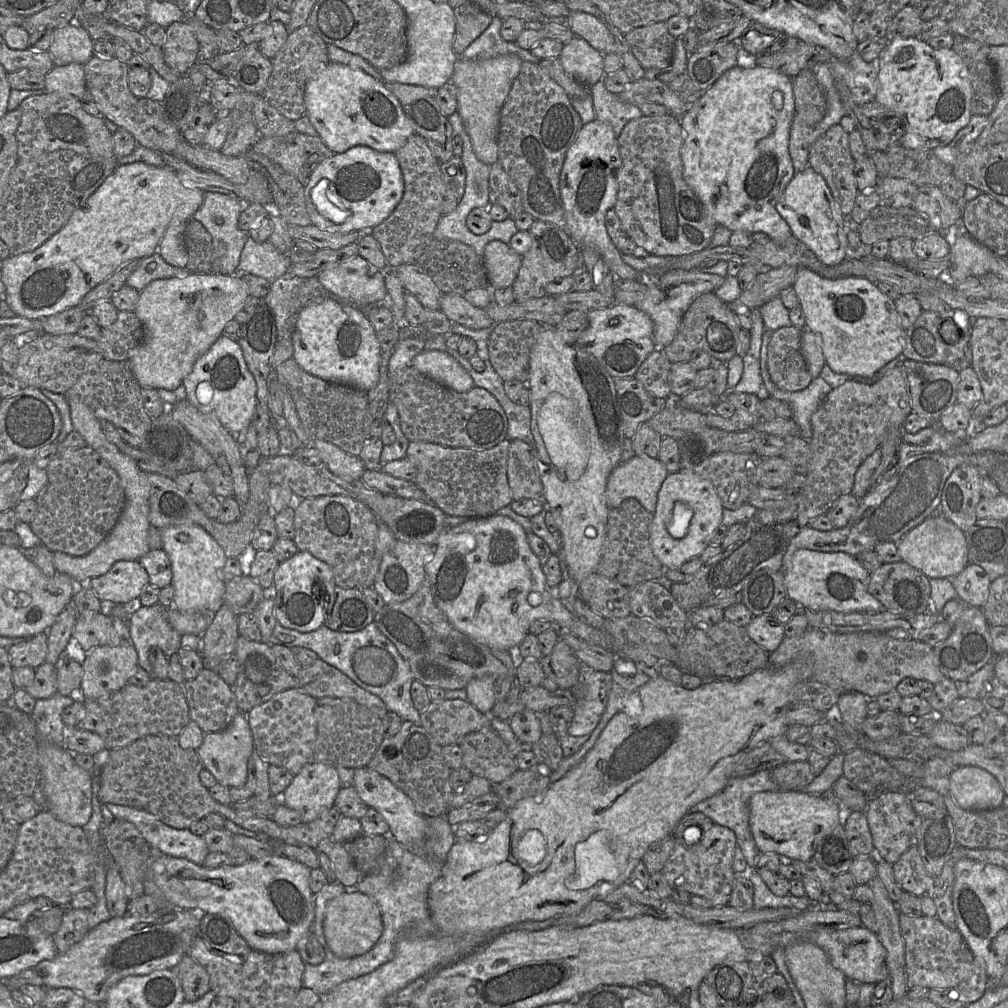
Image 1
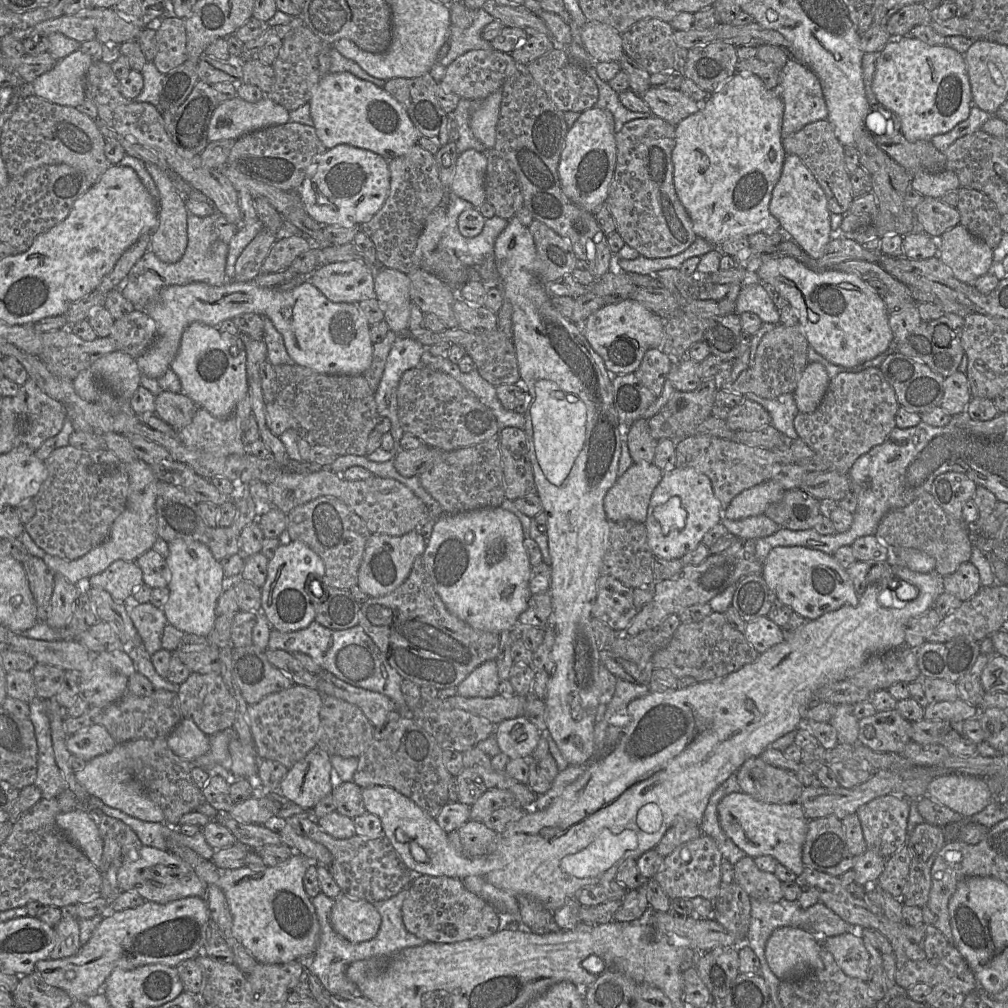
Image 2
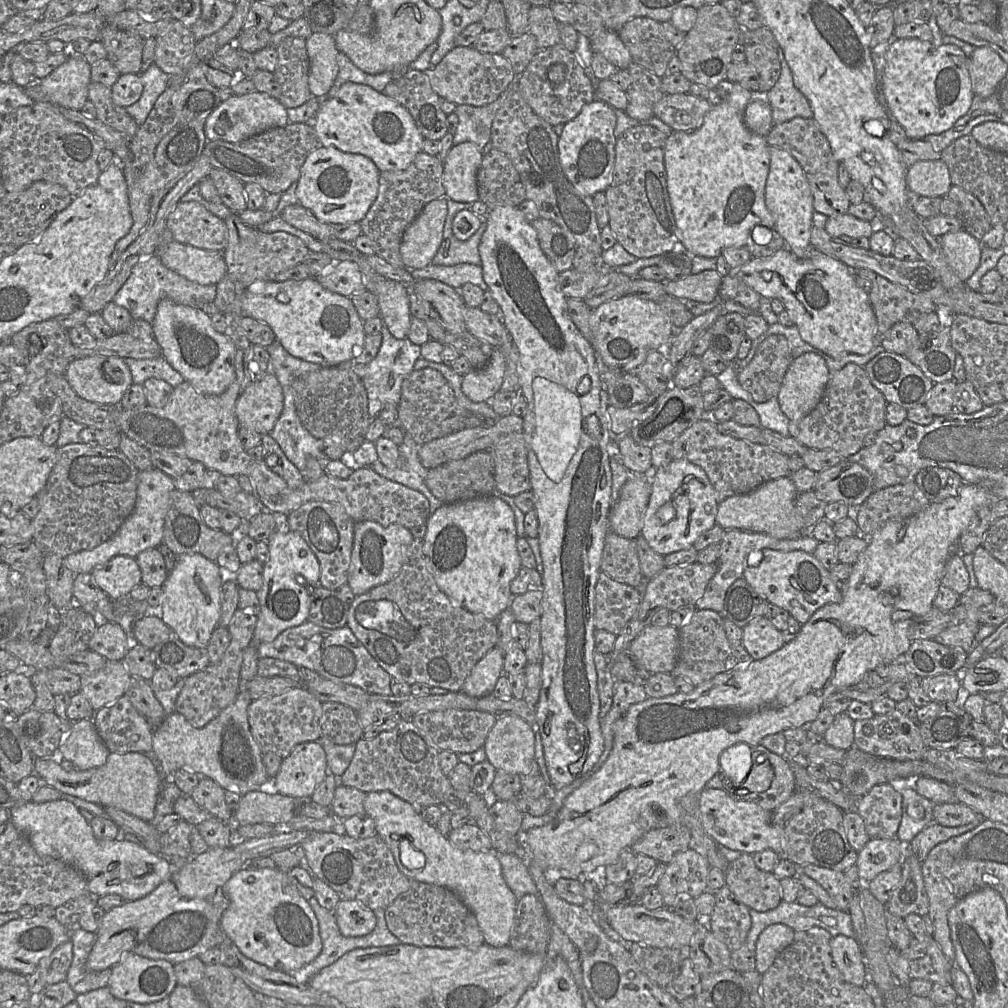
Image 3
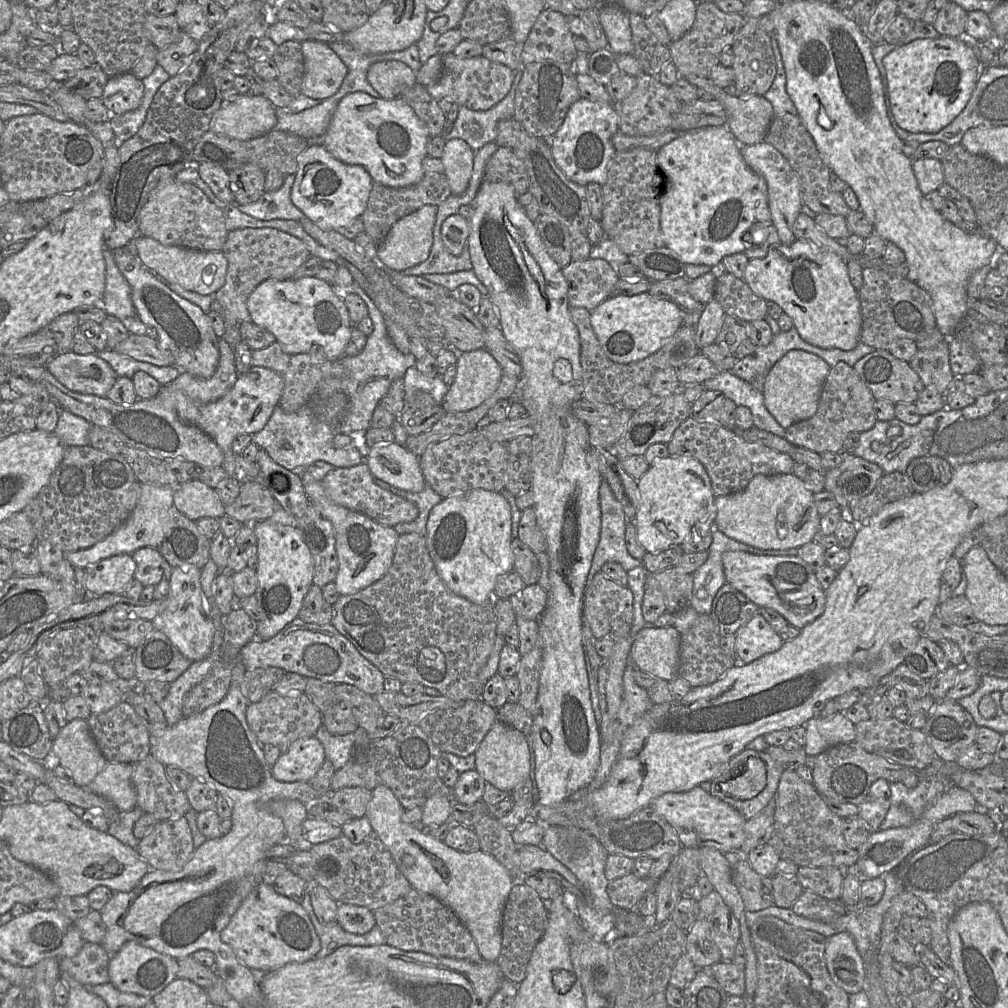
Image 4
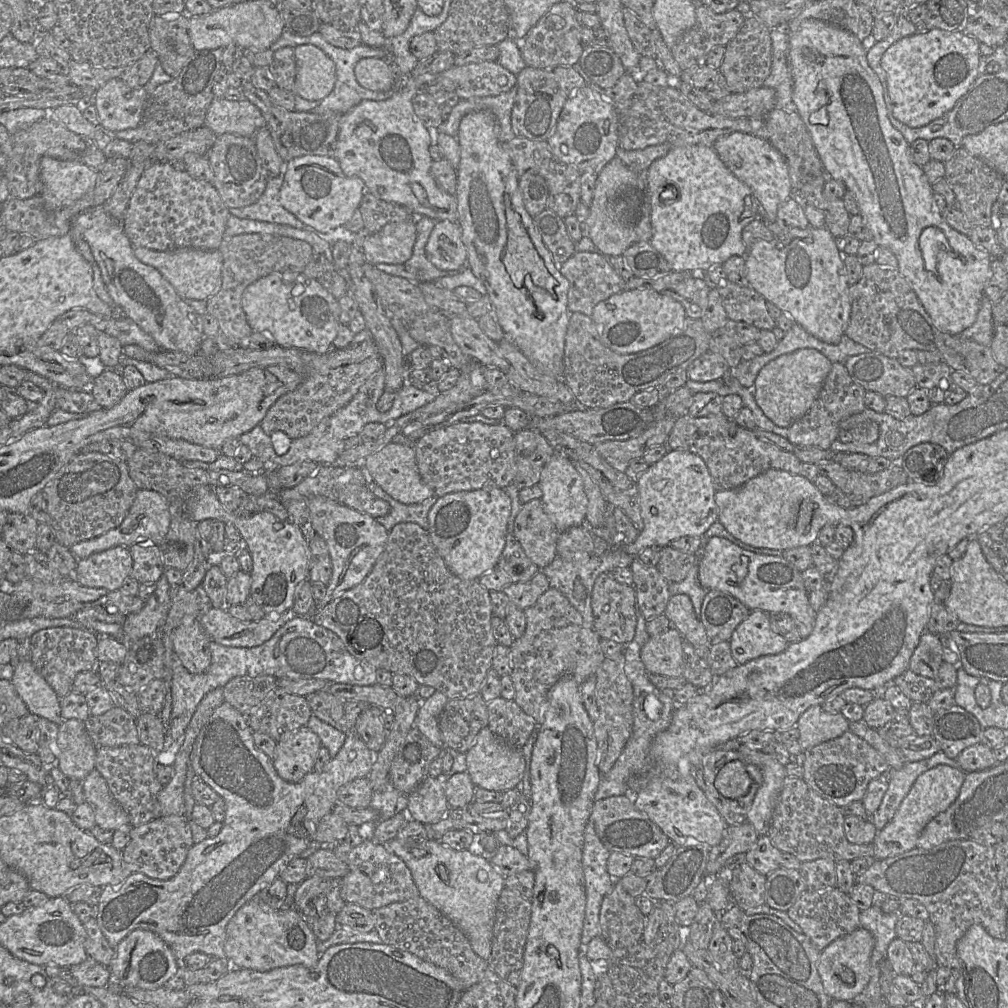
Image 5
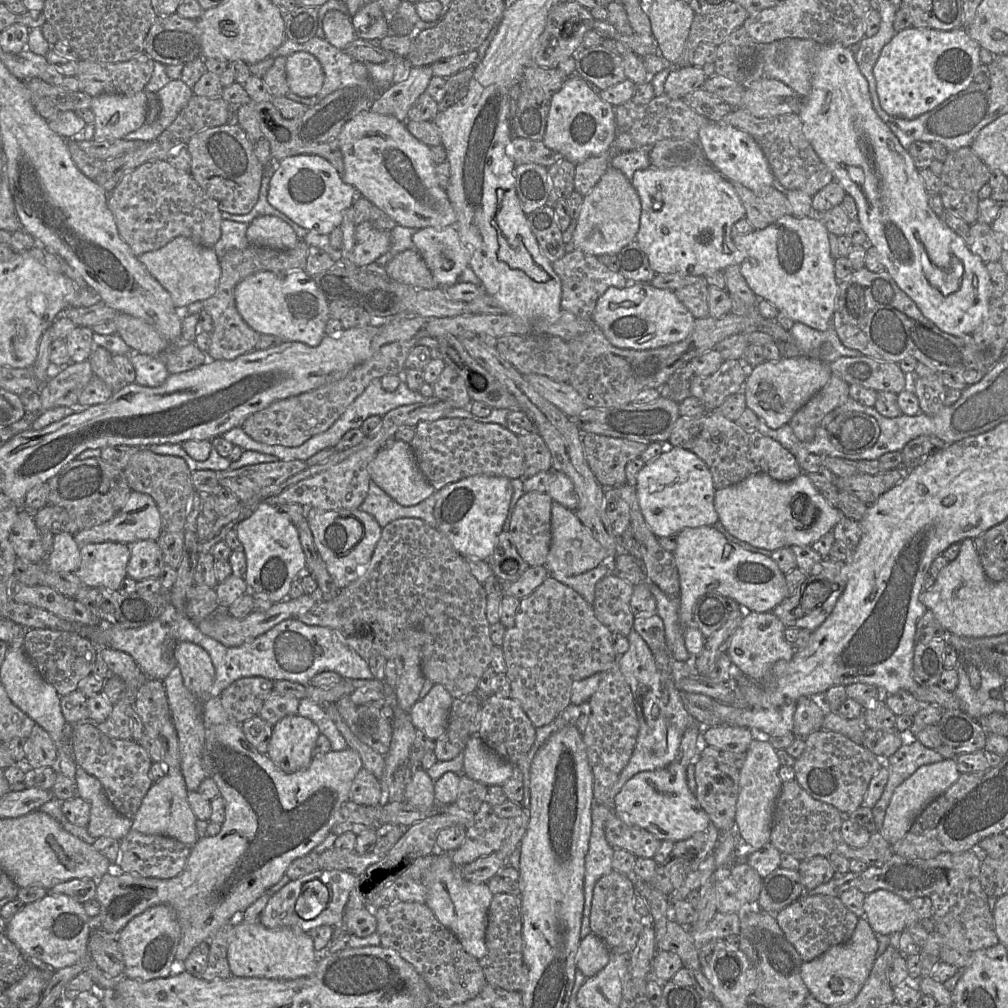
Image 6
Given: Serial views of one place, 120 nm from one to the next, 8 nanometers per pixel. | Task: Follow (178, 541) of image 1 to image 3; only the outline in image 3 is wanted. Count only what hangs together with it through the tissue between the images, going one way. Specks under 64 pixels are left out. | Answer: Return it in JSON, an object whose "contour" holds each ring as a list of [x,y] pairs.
{"contour":[[[199,553],[177,556],[175,566],[168,573],[162,586],[162,601],[160,607],[155,610],[156,615],[171,631],[176,633],[184,644],[197,648],[206,648],[213,630],[219,625],[222,583],[220,567],[215,561],[211,561]]]}

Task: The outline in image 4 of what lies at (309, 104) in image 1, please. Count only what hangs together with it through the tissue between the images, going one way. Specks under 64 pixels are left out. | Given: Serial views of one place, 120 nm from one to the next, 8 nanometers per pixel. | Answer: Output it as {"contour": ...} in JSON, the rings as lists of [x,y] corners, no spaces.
{"contour":[[[354,92],[340,100],[322,144],[340,161],[363,166],[374,181],[402,188],[422,179],[423,161],[428,156],[430,139],[426,125],[402,97],[386,100],[365,92]]]}

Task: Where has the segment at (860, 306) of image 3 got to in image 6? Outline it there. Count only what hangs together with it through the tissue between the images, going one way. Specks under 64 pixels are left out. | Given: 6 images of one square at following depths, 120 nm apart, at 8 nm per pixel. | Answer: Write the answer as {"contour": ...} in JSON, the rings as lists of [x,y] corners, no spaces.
{"contour":[[[786,215],[762,230],[750,234],[734,234],[735,246],[743,253],[740,264],[741,273],[753,293],[760,299],[767,300],[779,311],[783,311],[794,322],[800,322],[818,331],[825,331],[832,326],[838,285],[834,274],[834,260],[830,255],[828,230],[816,216],[797,218]]]}

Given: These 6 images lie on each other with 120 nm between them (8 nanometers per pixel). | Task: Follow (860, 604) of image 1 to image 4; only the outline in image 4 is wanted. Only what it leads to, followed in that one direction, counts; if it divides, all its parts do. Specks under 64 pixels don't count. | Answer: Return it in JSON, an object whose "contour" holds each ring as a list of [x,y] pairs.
{"contour":[[[727,551],[722,555],[726,583],[744,594],[759,608],[771,608],[788,623],[801,630],[825,609],[825,591],[815,571],[798,556],[755,555],[744,551]]]}

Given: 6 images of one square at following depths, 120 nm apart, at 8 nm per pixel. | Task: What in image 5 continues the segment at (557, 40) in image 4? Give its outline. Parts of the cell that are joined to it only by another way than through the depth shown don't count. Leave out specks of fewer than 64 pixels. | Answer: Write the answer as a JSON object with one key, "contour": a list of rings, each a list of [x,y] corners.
{"contour":[[[572,1],[554,4],[529,30],[519,43],[522,58],[527,66],[554,69],[557,66],[573,66],[578,63],[584,46],[580,39],[583,25],[577,20],[578,8]]]}

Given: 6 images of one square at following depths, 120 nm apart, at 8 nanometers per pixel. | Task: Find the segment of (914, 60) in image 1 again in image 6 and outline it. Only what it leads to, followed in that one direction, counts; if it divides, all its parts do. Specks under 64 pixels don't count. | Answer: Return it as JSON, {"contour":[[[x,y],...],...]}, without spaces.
{"contour":[[[910,27],[896,33],[883,47],[873,68],[882,109],[890,116],[908,120],[933,110],[951,96],[967,89],[974,82],[975,73],[982,64],[980,49],[980,45],[969,37],[964,28],[940,31],[932,28]]]}

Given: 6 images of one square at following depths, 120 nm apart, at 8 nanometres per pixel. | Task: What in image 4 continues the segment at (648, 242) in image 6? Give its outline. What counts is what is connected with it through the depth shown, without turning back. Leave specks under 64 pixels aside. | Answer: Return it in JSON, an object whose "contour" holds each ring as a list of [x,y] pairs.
{"contour":[[[723,125],[681,133],[657,151],[657,163],[668,181],[667,193],[659,199],[665,247],[673,251],[685,265],[713,267],[728,255],[743,253],[749,246],[747,238],[751,236],[752,229],[771,224],[766,182],[746,165],[740,148],[730,130]]]}

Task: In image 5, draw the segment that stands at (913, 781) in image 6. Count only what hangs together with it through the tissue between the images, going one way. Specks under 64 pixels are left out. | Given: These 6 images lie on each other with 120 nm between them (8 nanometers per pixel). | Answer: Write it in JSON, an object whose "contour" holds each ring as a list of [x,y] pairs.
{"contour":[[[949,765],[935,766],[917,777],[901,802],[894,817],[880,831],[873,843],[875,860],[892,857],[916,848],[916,843],[927,823],[944,812],[958,797],[966,773]]]}

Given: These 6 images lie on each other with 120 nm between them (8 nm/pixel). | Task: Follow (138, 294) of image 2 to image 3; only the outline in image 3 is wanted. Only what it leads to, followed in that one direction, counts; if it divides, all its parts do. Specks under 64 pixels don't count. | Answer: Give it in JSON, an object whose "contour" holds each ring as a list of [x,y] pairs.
{"contour":[[[156,253],[136,263],[129,278],[113,297],[113,302],[126,308],[133,319],[143,319],[152,323],[160,300],[167,298],[175,303],[192,307],[202,307],[213,302],[216,296],[216,285],[201,285],[190,281],[165,267]]]}

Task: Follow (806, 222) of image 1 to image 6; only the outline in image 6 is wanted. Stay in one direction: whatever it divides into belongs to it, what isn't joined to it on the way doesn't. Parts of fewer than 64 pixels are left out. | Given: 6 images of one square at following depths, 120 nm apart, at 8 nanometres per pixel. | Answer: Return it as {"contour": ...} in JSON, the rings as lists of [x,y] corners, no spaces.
{"contour":[[[710,121],[699,130],[698,143],[707,162],[729,182],[738,182],[755,193],[773,186],[775,177],[768,161],[760,146],[747,132],[717,121]]]}

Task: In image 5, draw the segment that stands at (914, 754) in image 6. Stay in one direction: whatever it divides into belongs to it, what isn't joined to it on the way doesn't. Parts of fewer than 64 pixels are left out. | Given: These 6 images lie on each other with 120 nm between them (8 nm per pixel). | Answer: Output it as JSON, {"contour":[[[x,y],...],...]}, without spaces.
{"contour":[[[942,751],[923,760],[905,762],[900,769],[889,768],[887,771],[888,789],[879,808],[871,815],[871,821],[878,831],[882,830],[894,817],[917,777],[938,765],[959,768],[957,761],[949,758]]]}

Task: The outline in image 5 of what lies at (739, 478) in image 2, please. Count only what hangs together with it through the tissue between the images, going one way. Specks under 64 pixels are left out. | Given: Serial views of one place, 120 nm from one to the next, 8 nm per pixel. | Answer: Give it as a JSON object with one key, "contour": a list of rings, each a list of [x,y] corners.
{"contour":[[[689,414],[677,419],[666,445],[671,450],[686,450],[700,456],[709,469],[716,492],[738,488],[768,469],[797,475],[802,464],[794,453],[758,439],[747,428],[739,426],[735,433],[730,433],[716,418],[696,418]]]}

